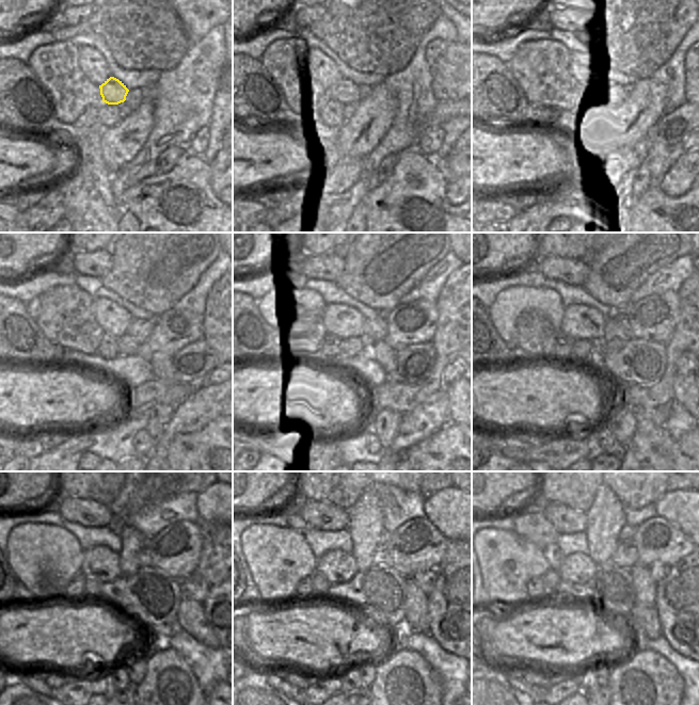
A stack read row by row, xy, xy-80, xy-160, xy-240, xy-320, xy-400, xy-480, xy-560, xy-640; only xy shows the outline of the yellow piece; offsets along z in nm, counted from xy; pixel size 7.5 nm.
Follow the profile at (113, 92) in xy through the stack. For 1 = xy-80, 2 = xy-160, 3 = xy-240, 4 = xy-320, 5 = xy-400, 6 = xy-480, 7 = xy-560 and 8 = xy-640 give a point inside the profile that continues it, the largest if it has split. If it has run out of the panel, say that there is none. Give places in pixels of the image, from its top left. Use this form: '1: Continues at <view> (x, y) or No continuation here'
1: Continues at xy-80 (345, 91)
2: Continues at xy-160 (617, 90)
3: Continues at xy-240 (140, 330)
4: Continues at xy-320 (376, 330)
5: Continues at xy-400 (621, 319)
6: Continues at xy-480 (143, 557)
7: Continues at xy-560 (381, 557)
8: Continues at xy-640 (625, 555)

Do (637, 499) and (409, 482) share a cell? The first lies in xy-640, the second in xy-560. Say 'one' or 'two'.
one

